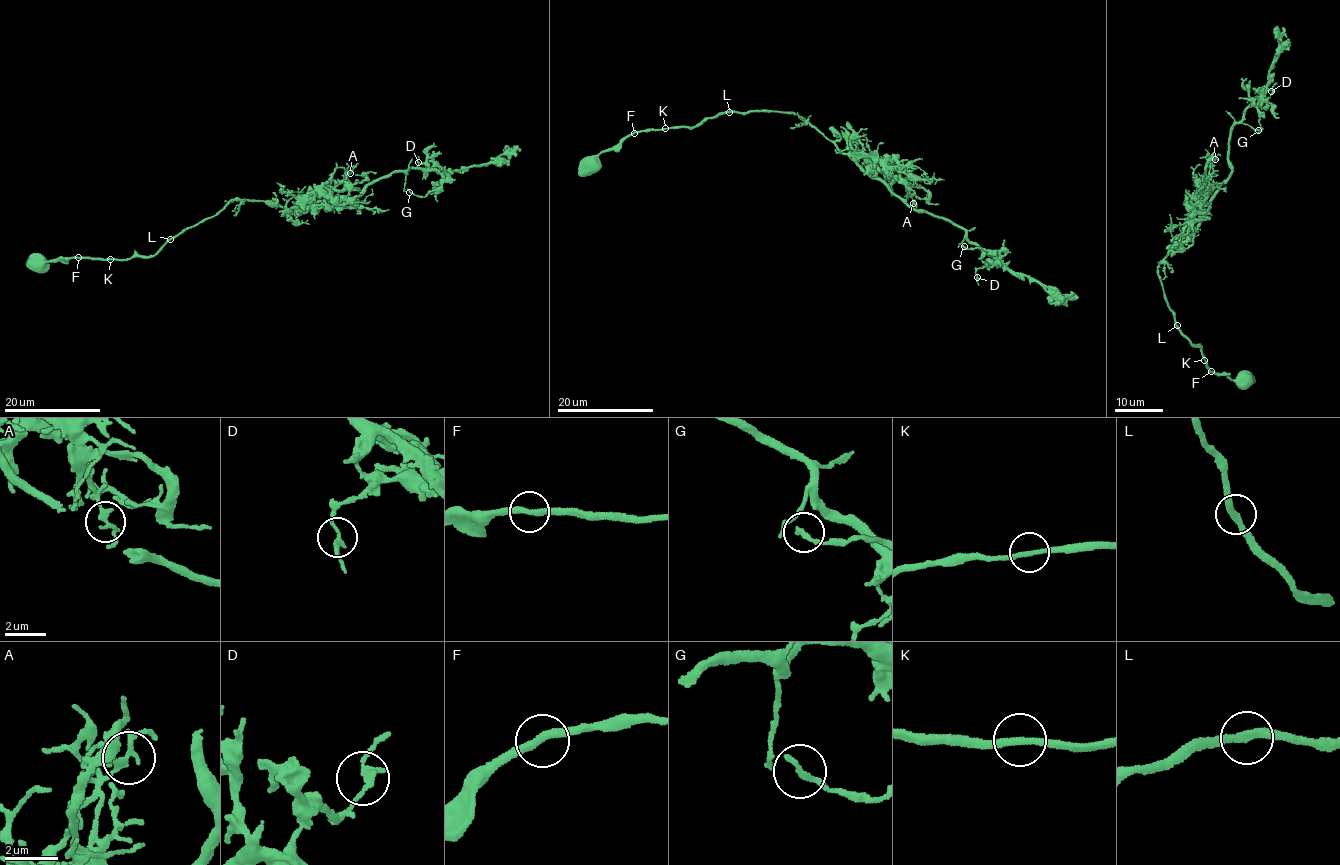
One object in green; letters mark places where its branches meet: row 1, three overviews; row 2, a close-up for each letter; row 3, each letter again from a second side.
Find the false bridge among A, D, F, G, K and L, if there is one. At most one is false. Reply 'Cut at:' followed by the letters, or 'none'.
Cut at: none

